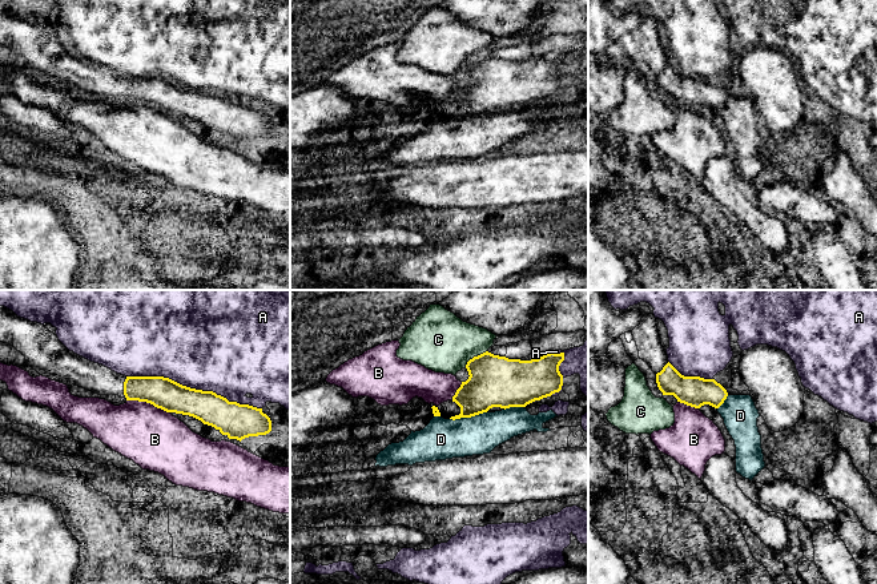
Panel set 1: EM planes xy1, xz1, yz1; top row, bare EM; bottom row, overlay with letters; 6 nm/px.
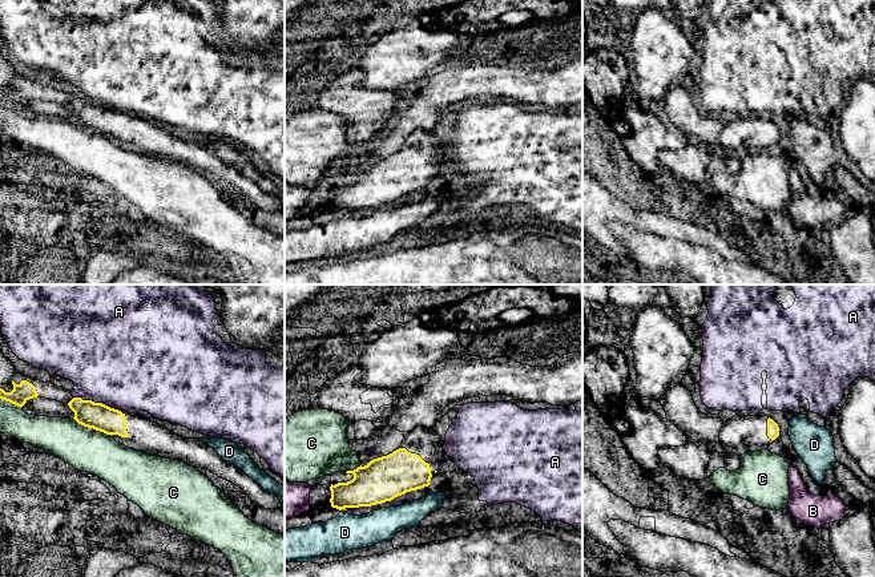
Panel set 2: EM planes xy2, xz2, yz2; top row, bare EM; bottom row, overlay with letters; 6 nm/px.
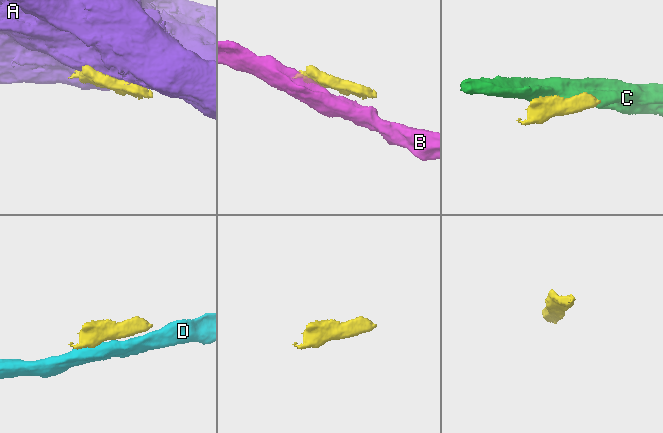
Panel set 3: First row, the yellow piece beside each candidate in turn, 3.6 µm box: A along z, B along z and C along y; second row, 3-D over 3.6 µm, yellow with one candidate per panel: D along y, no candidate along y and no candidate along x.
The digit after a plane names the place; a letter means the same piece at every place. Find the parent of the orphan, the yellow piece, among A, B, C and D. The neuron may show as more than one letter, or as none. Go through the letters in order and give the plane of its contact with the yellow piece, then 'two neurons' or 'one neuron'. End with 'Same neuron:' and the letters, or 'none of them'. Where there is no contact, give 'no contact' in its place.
A: contact in xy1; two neurons
B: contact in xy1; two neurons
C: contact in xy2; two neurons
D: contact in xz1; two neurons
Same neuron: none of them

